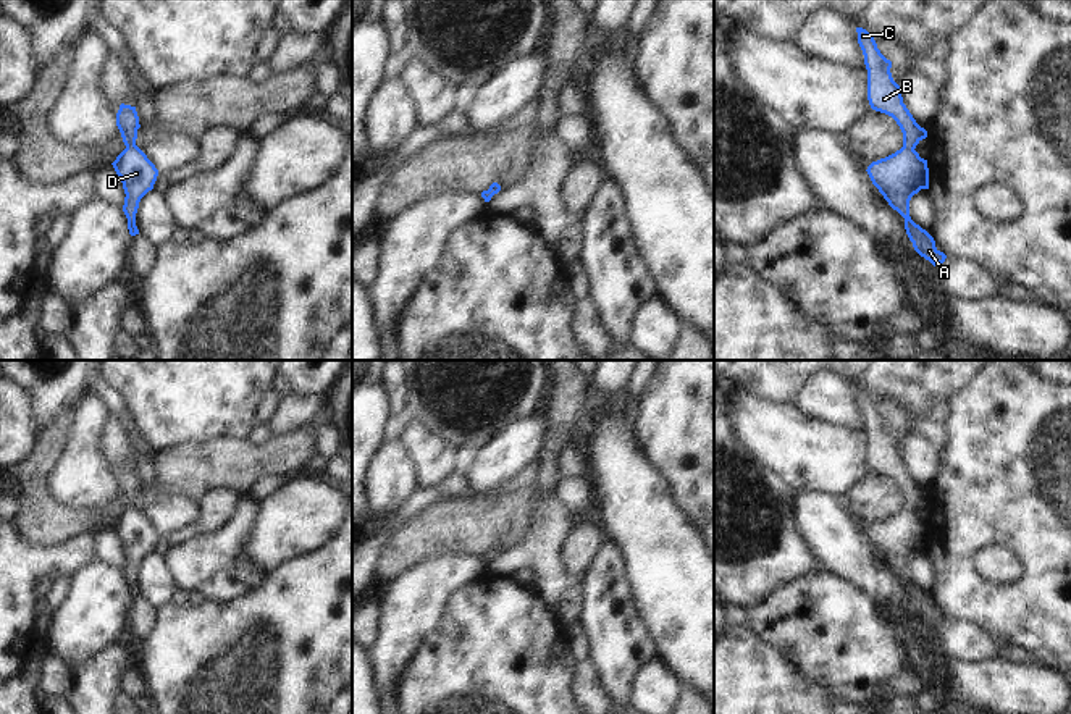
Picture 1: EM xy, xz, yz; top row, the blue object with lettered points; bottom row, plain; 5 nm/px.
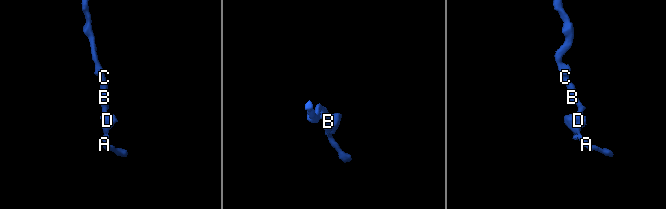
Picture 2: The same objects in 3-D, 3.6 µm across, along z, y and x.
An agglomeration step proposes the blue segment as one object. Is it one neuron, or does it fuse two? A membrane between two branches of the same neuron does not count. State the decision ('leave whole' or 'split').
leave whole

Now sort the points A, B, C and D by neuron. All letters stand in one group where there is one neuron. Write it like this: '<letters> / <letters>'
A B C D

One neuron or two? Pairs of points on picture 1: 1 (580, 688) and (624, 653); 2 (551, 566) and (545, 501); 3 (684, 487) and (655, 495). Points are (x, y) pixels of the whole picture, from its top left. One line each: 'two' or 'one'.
1: two
2: one
3: two

